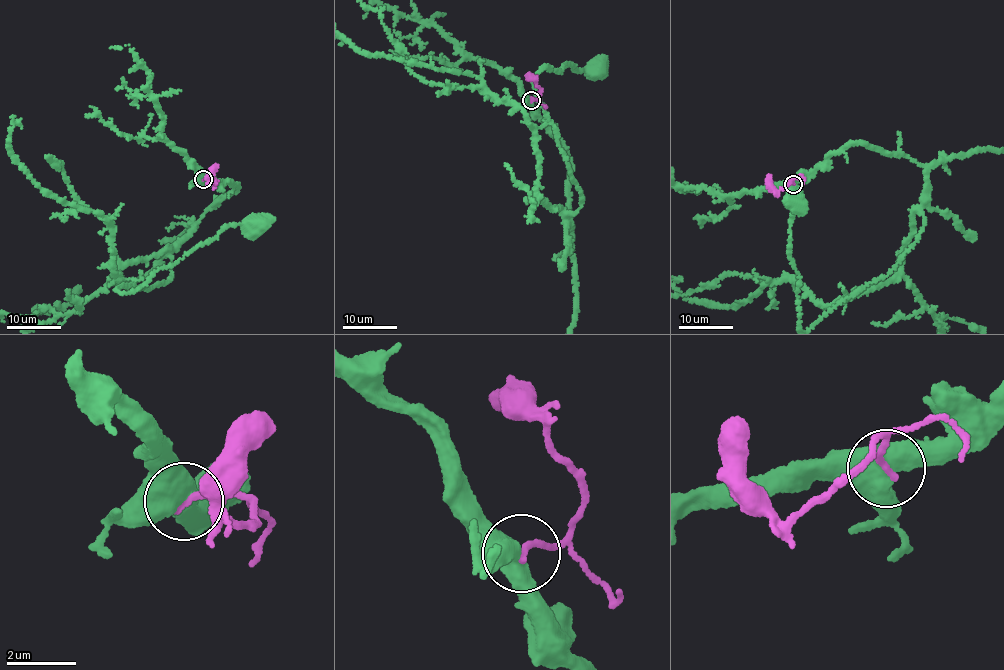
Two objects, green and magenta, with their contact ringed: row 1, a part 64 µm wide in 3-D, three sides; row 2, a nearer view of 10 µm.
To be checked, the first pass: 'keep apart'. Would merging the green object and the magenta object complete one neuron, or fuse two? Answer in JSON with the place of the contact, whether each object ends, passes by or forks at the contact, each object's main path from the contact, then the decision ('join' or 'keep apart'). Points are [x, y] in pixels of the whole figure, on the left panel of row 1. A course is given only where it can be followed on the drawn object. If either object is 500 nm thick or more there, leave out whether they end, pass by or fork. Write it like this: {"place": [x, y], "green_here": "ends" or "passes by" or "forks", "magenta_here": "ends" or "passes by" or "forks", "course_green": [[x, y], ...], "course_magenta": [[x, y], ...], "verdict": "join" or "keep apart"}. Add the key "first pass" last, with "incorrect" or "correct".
{"place": [203, 179], "course_green": [[203, 179], [236, 189], [170, 251], [166, 281], [118, 290], [131, 292], [224, 228], [257, 223]], "course_magenta": [[203, 179], [214, 179], [214, 182], [209, 181], [211, 170], [217, 166]], "verdict": "keep apart", "first pass": "correct"}

